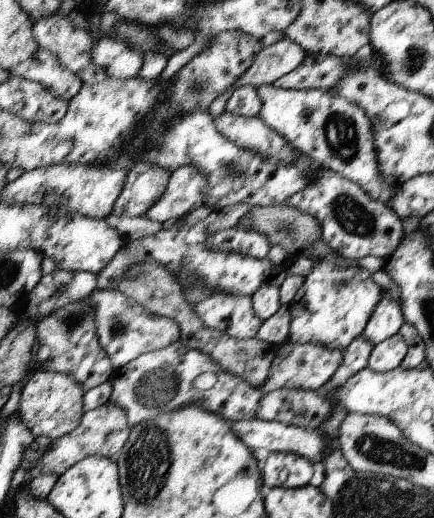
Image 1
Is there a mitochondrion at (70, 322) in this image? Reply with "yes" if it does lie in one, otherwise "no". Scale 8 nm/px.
yes

